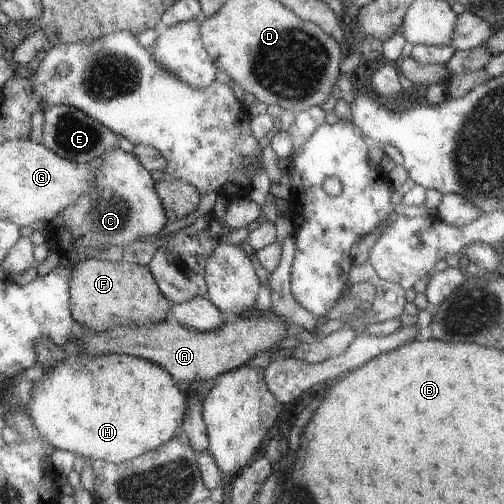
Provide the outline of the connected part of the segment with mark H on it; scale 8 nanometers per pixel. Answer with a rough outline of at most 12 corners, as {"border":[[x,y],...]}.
{"border":[[75,354],[29,387],[53,449],[125,462],[185,396],[133,356]]}

